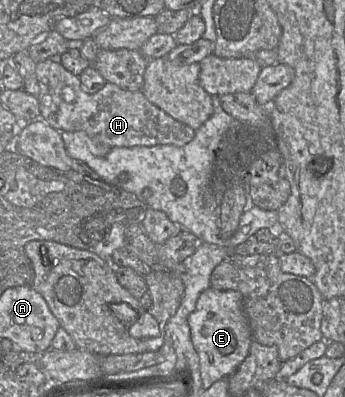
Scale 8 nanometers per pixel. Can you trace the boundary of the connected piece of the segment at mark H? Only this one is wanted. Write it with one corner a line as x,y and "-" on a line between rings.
47,59
36,64
35,75
39,82
38,100
40,104
40,118
56,130
83,131
95,145
110,149
116,147
175,145
184,146
195,137
196,130
178,122
166,112
152,104
144,96
142,90
129,91
119,86
106,82
101,90
95,94
84,91
79,76
65,69
60,62

